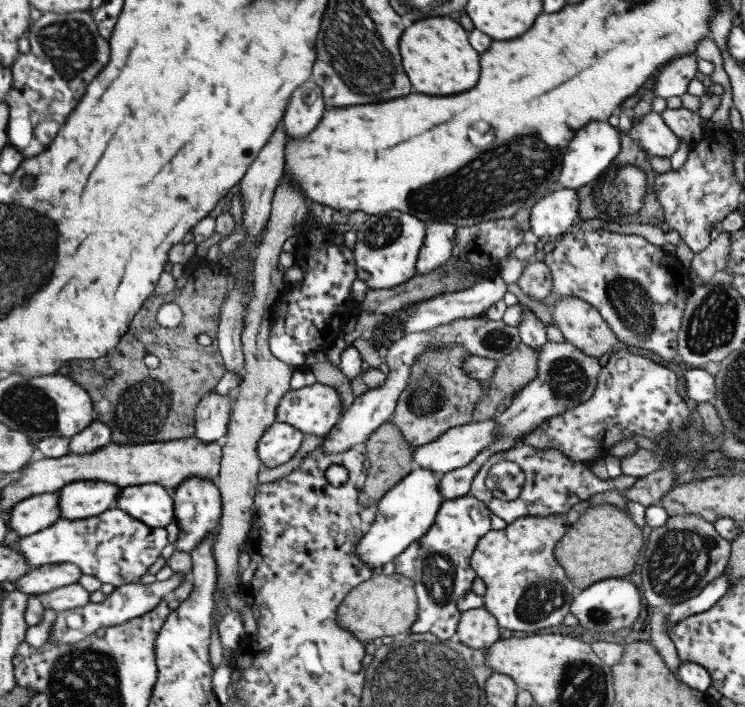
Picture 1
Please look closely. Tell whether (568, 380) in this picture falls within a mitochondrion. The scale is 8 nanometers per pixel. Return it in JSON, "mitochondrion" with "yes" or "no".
{"mitochondrion":"yes"}

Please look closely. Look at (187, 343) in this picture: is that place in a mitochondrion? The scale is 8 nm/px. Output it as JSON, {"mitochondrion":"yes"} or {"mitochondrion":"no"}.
{"mitochondrion":"no"}

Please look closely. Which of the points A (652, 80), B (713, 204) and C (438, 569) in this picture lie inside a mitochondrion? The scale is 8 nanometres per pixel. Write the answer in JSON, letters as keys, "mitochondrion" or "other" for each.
{"A":"other","B":"other","C":"mitochondrion"}

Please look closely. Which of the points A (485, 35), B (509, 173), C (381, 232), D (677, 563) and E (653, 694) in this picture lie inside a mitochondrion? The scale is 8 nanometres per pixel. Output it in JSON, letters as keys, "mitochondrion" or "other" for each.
{"A":"other","B":"mitochondrion","C":"mitochondrion","D":"mitochondrion","E":"other"}

